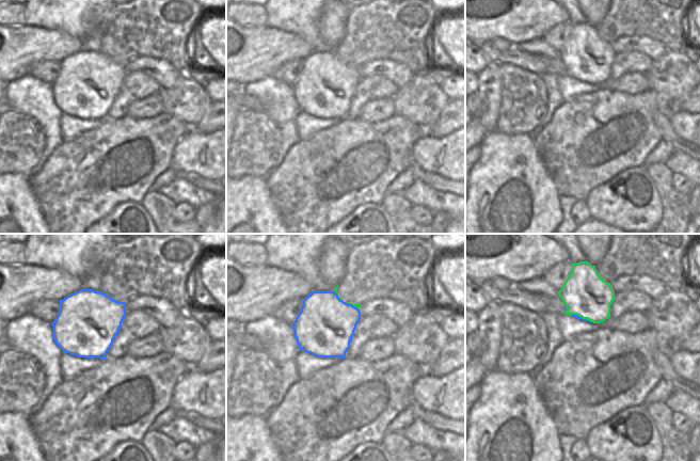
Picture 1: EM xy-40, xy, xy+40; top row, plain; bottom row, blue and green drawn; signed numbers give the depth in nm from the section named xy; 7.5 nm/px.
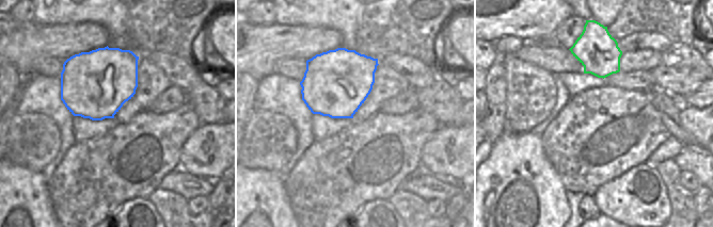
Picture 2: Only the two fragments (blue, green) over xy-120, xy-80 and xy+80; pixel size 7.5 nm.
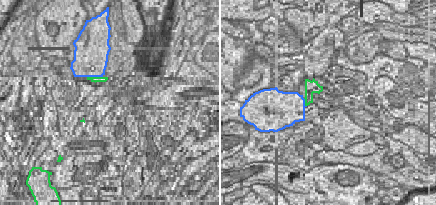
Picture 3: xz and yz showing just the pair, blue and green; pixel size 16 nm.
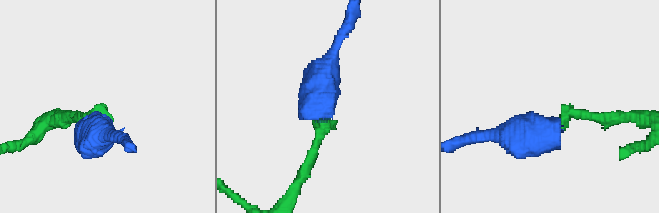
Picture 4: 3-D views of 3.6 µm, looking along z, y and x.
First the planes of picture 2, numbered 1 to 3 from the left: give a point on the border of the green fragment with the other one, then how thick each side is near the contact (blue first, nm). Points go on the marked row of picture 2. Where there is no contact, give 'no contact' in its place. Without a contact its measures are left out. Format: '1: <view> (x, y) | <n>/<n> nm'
1: no contact
2: no contact
3: no contact

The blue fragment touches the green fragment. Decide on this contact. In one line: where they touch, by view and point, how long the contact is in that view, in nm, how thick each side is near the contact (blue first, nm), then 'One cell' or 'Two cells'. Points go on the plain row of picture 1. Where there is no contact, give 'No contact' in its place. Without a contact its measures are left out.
Touches blue at xy+40 (581, 78). Shared border 180 nm. Thickness 20 nm (blue) against 340 nm. One cell

